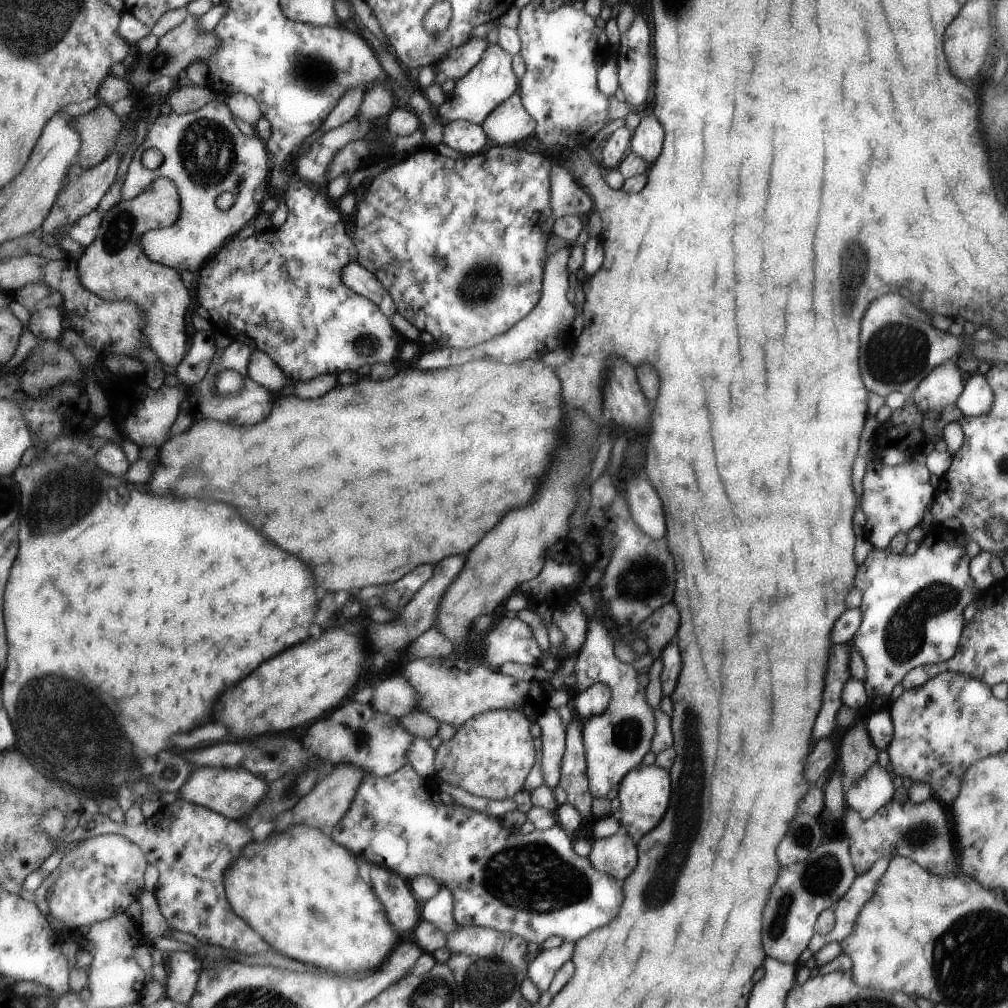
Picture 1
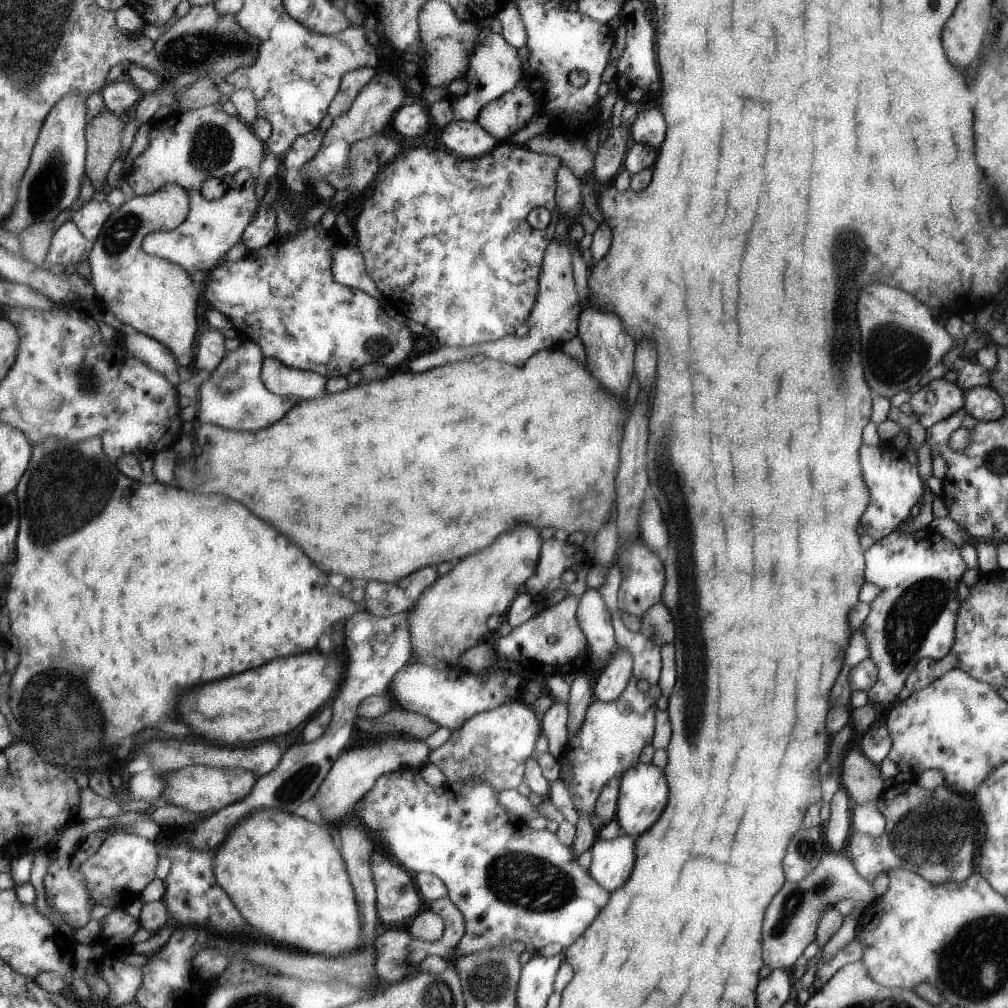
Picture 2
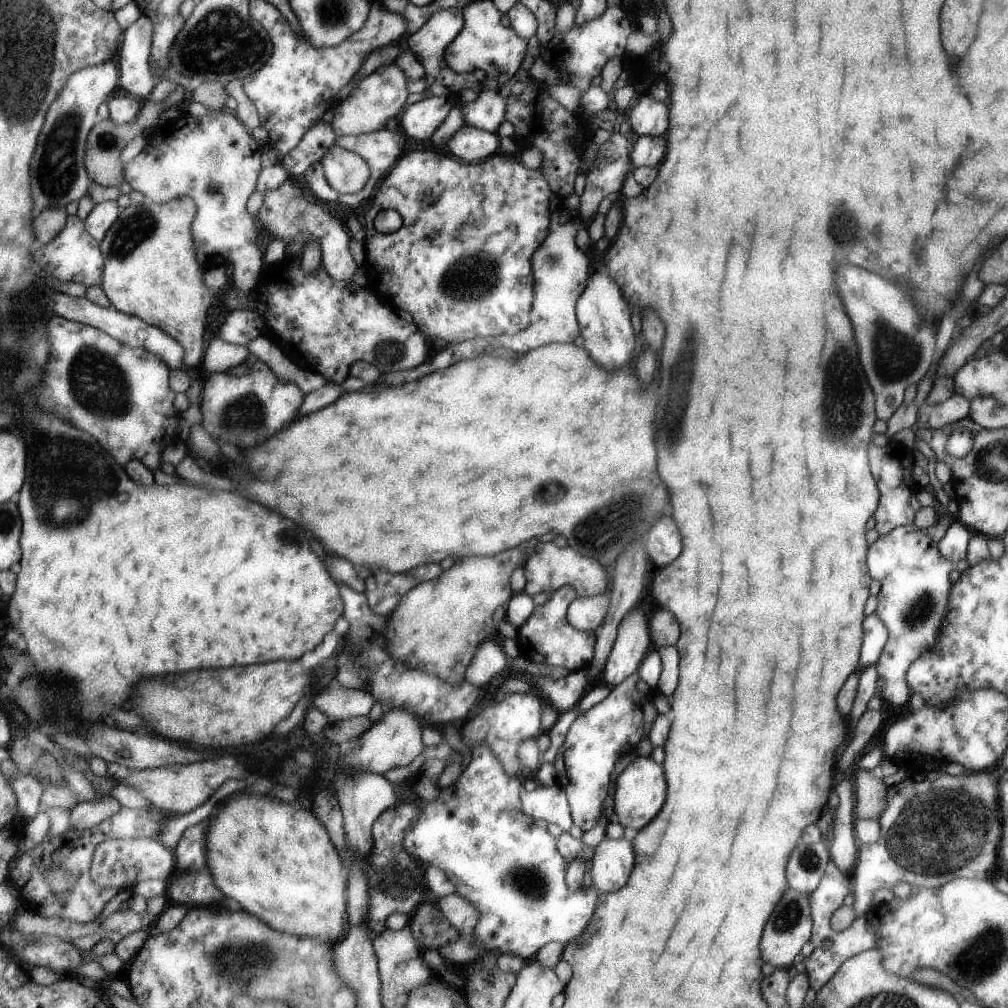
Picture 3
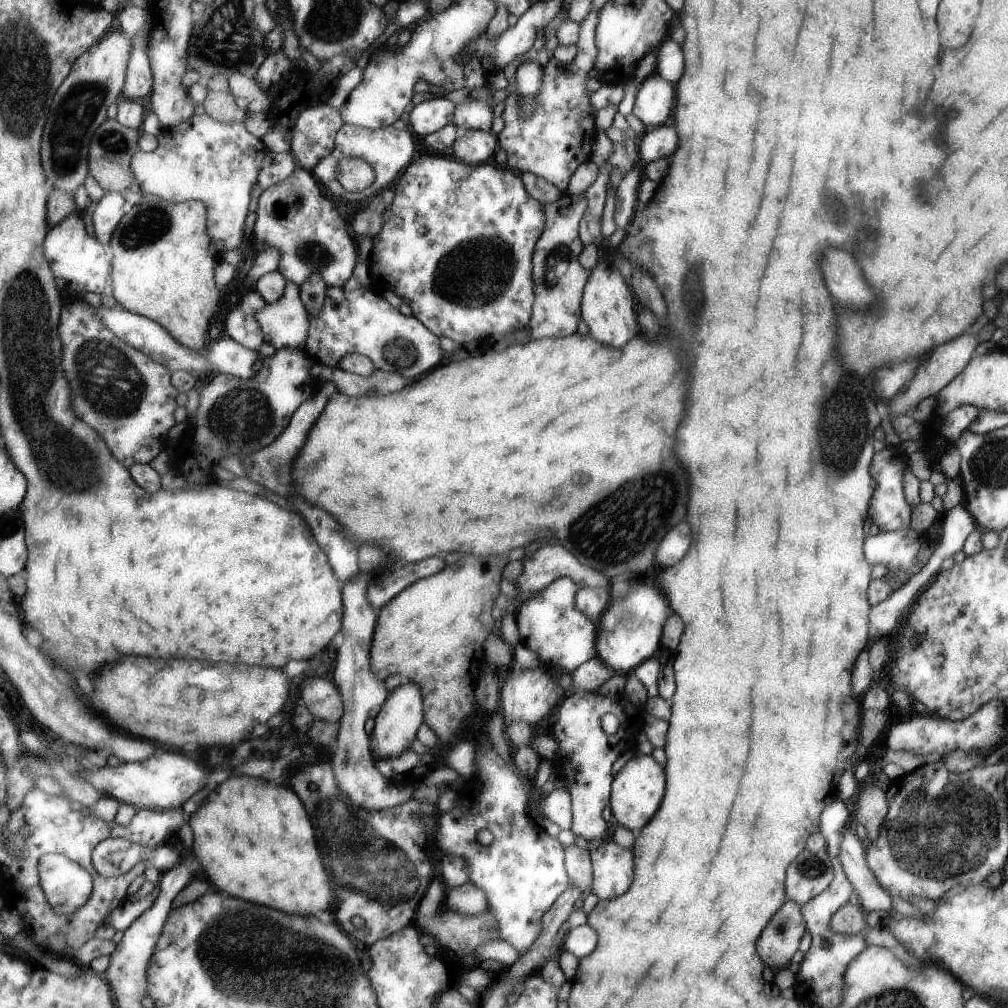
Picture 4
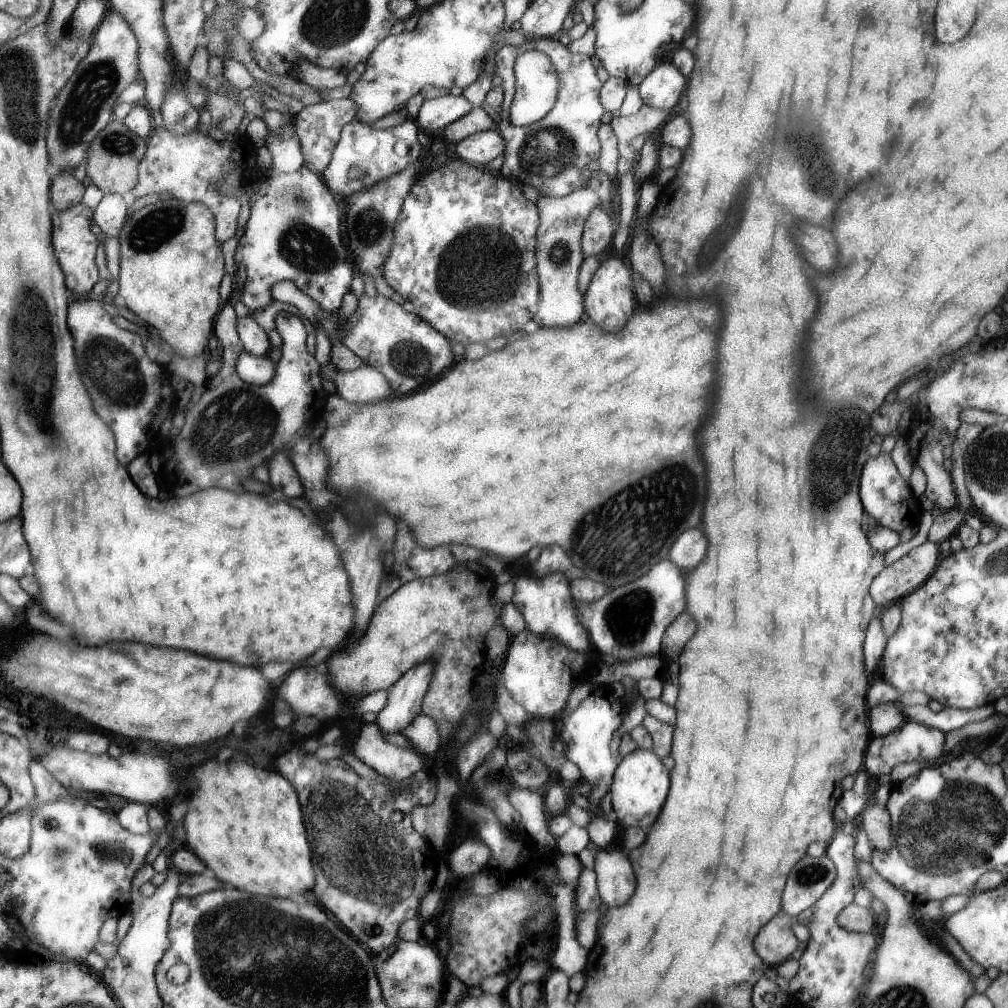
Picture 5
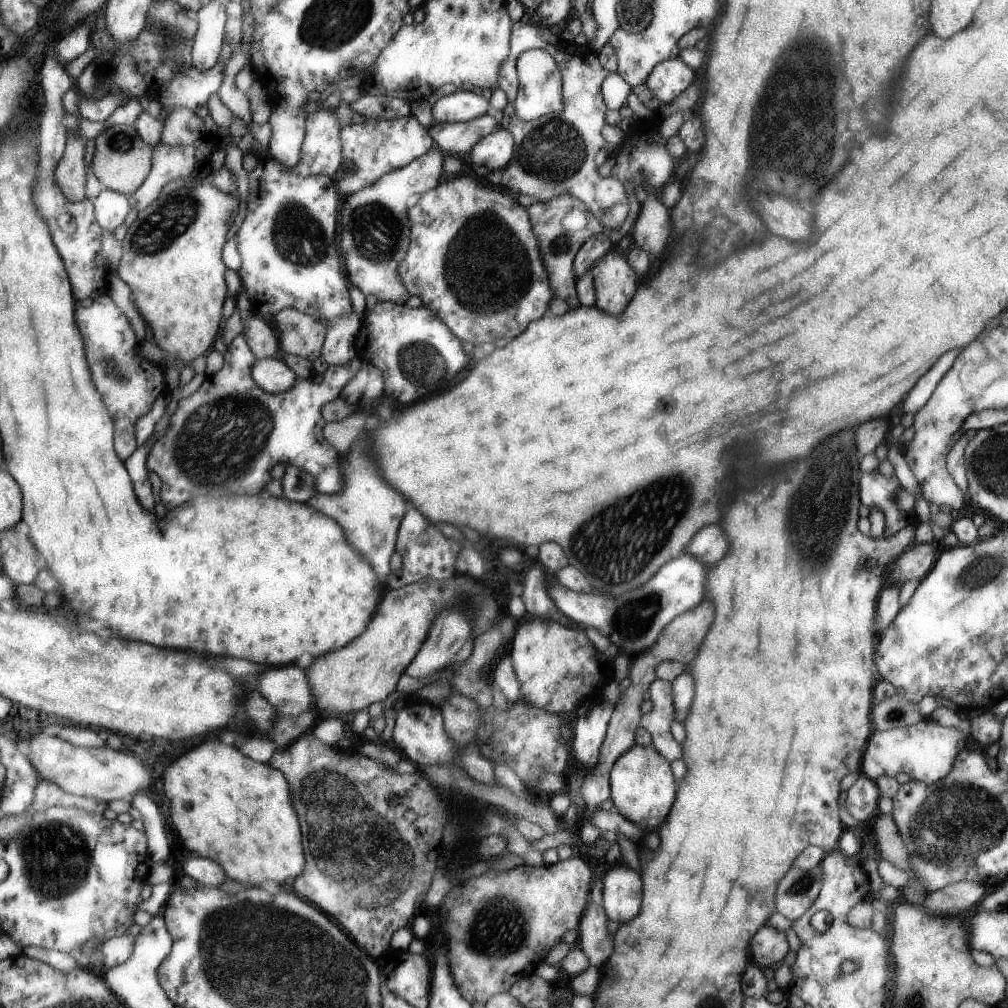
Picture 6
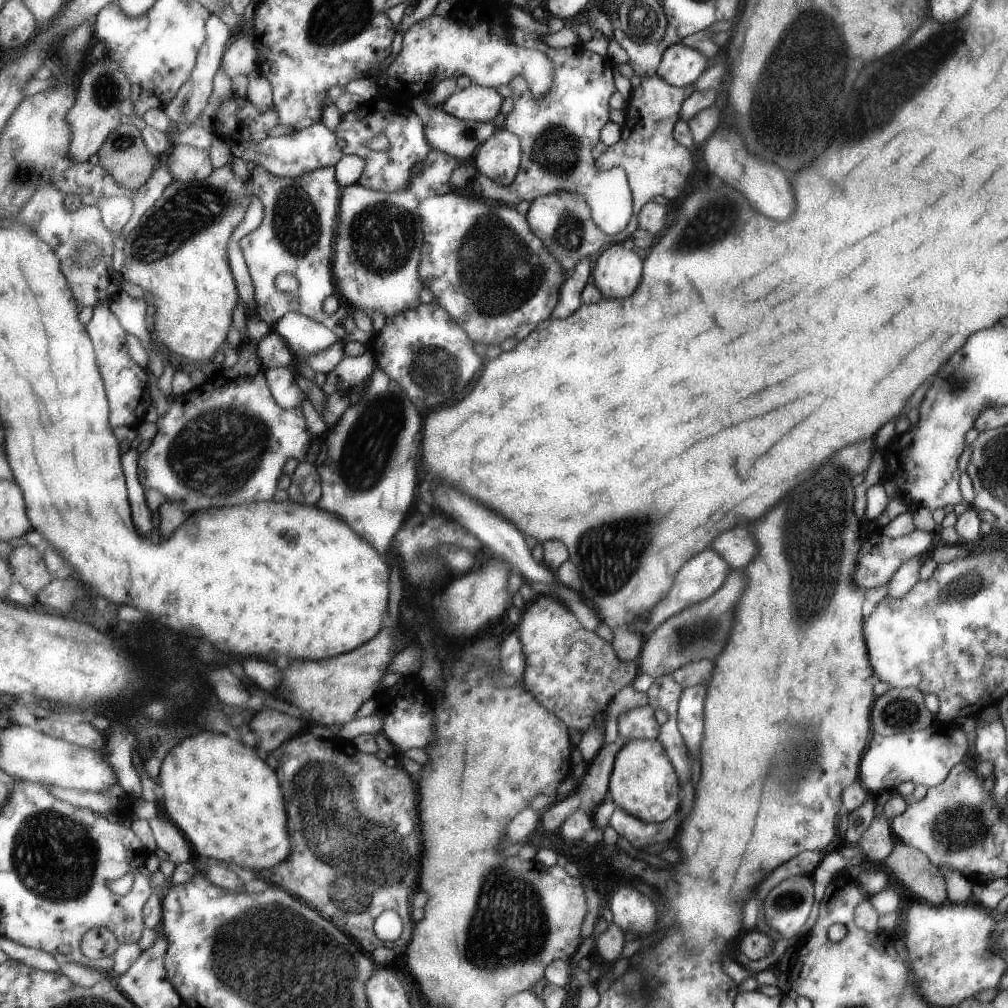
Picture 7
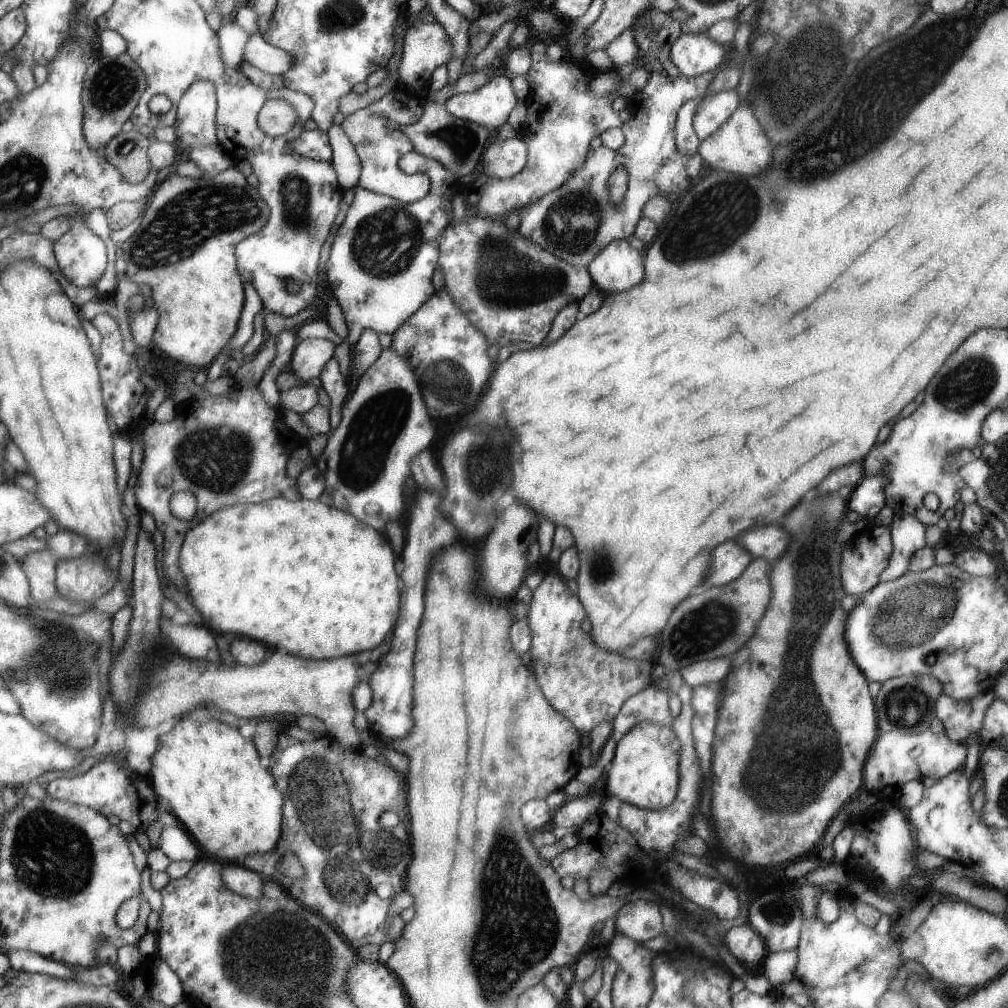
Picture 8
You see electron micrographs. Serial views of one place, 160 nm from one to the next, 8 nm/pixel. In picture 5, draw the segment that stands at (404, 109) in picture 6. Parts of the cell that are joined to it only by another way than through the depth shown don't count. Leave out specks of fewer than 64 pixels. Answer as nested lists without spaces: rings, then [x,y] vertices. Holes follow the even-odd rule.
[[[351,98],[333,99],[328,102],[321,101],[305,107],[301,113],[295,115],[295,130],[299,135],[301,150],[305,165],[317,175],[323,175],[325,168],[331,164],[333,152],[337,148],[343,128],[357,119],[357,104]]]

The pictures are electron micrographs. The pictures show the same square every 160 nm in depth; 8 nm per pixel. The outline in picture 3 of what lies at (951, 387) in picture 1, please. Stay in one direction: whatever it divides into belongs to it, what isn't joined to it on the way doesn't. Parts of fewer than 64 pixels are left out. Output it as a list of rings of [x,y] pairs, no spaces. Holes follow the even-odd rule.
[[[955,392],[944,402],[935,405],[927,405],[924,401],[918,408],[914,429],[921,431],[941,428],[943,425],[967,417],[969,409],[970,401]]]

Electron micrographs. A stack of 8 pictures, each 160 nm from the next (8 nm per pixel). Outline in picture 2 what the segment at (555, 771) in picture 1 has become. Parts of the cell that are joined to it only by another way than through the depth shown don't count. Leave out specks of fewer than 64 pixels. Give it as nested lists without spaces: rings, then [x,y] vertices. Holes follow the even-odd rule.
[[[552,697],[552,704],[541,719],[541,732],[548,742],[548,752],[560,761],[566,750],[566,720],[568,717],[567,701]]]

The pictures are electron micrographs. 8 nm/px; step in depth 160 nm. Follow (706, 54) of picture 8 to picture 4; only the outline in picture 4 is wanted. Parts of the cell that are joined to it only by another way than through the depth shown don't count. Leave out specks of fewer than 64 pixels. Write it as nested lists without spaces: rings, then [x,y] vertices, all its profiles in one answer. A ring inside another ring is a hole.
[[[652,72],[638,86],[631,114],[643,124],[645,130],[661,126],[673,108],[673,84]]]

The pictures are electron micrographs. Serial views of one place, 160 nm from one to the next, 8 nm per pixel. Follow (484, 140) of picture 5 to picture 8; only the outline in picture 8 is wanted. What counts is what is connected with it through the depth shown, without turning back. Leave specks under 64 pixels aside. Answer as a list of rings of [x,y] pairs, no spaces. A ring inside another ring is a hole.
[[[517,137],[490,142],[484,150],[482,172],[491,178],[504,179],[519,173],[527,164],[527,144]]]

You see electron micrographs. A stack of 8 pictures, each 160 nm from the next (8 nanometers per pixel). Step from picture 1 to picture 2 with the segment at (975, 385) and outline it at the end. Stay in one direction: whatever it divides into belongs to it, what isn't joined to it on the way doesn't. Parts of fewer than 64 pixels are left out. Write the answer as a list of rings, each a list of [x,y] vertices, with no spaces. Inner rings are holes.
[[[975,387],[964,393],[963,409],[978,421],[997,421],[1005,414],[1003,398],[994,388]]]

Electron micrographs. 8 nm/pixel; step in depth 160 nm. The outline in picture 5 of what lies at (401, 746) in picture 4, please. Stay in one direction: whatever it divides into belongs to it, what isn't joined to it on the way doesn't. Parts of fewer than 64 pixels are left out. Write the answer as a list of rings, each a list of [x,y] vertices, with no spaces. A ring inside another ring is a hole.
[[[425,660],[388,689],[387,706],[381,710],[375,721],[386,736],[401,734],[417,716],[423,714],[431,680],[433,660]]]

